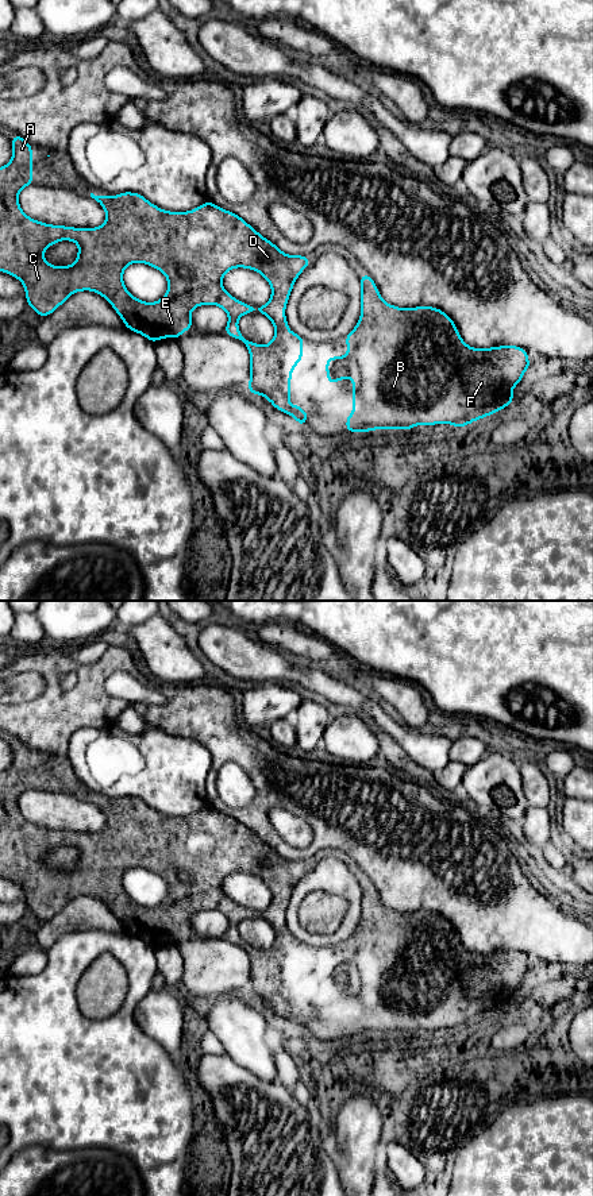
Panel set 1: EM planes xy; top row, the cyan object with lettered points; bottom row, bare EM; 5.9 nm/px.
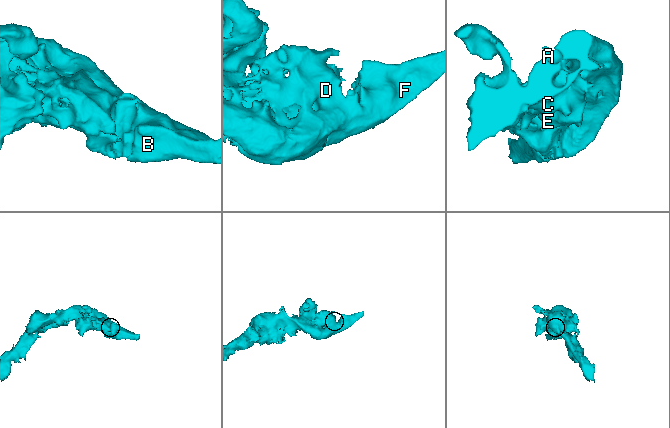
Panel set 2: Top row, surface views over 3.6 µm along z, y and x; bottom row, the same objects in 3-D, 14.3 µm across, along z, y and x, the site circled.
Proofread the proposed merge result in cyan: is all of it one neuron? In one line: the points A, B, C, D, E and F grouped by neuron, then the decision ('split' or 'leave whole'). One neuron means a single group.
groups A B C D E F; leave whole

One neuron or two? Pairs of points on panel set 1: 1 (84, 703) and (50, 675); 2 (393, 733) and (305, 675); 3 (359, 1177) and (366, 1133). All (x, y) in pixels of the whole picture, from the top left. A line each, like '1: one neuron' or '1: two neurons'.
1: one neuron
2: one neuron
3: one neuron

